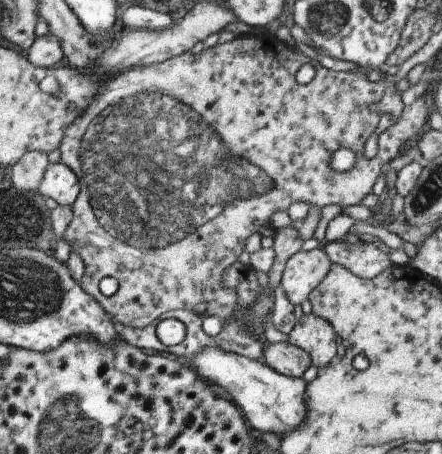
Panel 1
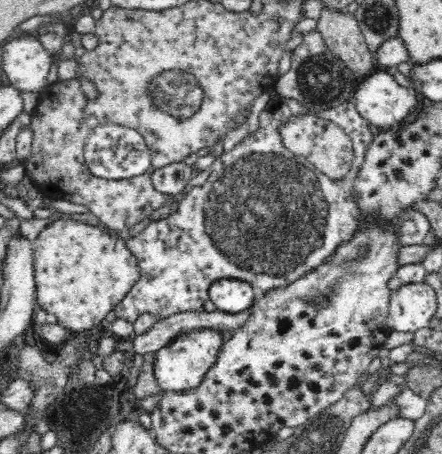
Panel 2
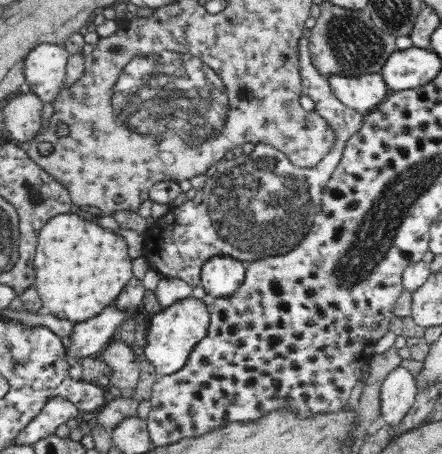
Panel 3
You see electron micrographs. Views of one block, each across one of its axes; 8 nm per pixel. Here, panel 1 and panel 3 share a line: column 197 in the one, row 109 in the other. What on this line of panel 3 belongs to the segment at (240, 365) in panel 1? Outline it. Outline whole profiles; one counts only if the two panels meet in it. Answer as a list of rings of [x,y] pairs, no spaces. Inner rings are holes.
[[[336,72],[328,76],[328,82],[336,98],[362,116],[374,112],[376,106],[382,104],[390,94],[386,82],[382,80],[382,74],[348,76],[346,72]]]

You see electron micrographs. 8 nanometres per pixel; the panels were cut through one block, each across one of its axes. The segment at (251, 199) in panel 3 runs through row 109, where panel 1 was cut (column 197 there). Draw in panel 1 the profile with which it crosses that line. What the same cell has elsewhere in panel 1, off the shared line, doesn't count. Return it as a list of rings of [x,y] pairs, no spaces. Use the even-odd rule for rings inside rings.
[[[241,262],[233,264],[233,266],[223,274],[223,288],[237,292],[237,302],[235,302],[235,306],[239,304],[239,308],[237,308],[237,316],[231,316],[229,320],[227,320],[227,318],[223,320],[223,330],[221,330],[221,334],[217,334],[215,338],[211,338],[211,336],[203,330],[203,320],[205,320],[205,316],[197,316],[193,310],[171,310],[171,312],[165,312],[159,320],[155,320],[155,322],[149,326],[149,330],[133,330],[131,326],[117,324],[117,326],[119,326],[119,332],[121,332],[121,336],[123,336],[131,346],[145,348],[145,350],[151,350],[151,352],[169,352],[169,354],[173,354],[173,356],[177,356],[177,358],[183,358],[183,360],[193,360],[203,348],[225,348],[225,352],[233,352],[233,354],[237,354],[237,356],[245,356],[245,358],[251,358],[251,360],[261,362],[261,360],[265,358],[267,344],[261,344],[261,342],[257,340],[257,336],[247,330],[247,322],[245,322],[245,304],[255,302],[255,300],[259,298],[259,294],[261,294],[261,286],[259,286],[259,280],[257,280],[257,270],[255,270],[253,266],[245,266],[245,264],[241,264]],[[171,318],[173,318],[173,320],[179,320],[179,322],[187,328],[187,338],[185,338],[183,342],[179,342],[177,346],[163,346],[157,328],[159,328],[159,324],[161,324],[163,320],[171,320]]]

